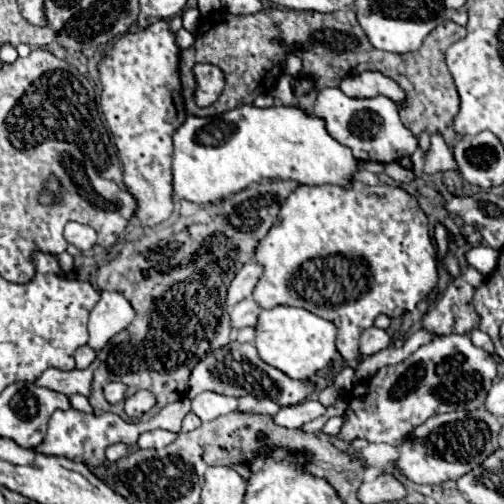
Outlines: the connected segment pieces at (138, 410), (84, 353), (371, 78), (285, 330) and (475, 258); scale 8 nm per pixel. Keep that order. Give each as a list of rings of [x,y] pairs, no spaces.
[[[141,390],[141,392],[137,392],[135,396],[127,398],[127,402],[125,402],[125,412],[127,412],[129,416],[133,416],[133,418],[139,418],[141,414],[149,412],[149,410],[153,408],[153,404],[155,404],[155,398],[153,398],[147,390]]]
[[[81,346],[75,350],[75,362],[77,368],[87,368],[95,360],[95,352],[89,346]]]
[[[363,72],[353,78],[349,76],[339,84],[339,88],[351,98],[373,98],[373,96],[383,94],[387,98],[393,98],[399,104],[405,102],[405,94],[403,94],[401,86],[395,80],[391,80],[379,72]]]
[[[273,306],[269,310],[261,310],[259,320],[255,324],[255,348],[259,358],[267,364],[279,368],[287,376],[295,380],[307,380],[317,370],[329,366],[337,348],[335,348],[335,326],[311,314],[309,310],[295,308],[295,306]]]
[[[473,246],[465,252],[467,264],[473,266],[483,276],[487,276],[487,274],[491,274],[491,270],[495,270],[497,258],[499,258],[499,252],[493,250],[491,246]]]

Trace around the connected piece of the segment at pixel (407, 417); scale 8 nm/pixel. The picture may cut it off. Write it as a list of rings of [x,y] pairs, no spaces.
[[[467,334],[435,336],[401,364],[381,368],[373,378],[357,384],[347,394],[345,424],[337,438],[345,442],[365,438],[367,442],[399,446],[415,426],[439,412],[479,408],[485,402],[495,376],[497,364],[493,356],[483,348],[473,346]]]

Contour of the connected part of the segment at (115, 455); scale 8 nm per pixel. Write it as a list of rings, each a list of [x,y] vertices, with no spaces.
[[[113,444],[113,446],[109,446],[109,448],[105,450],[105,458],[107,458],[109,462],[115,462],[115,460],[123,458],[127,452],[129,452],[129,448],[127,448],[125,444]]]

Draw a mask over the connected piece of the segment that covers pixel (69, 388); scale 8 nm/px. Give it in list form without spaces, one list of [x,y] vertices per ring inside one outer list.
[[[89,366],[87,370],[75,368],[75,370],[69,370],[69,372],[49,368],[37,380],[37,386],[63,392],[65,396],[73,396],[73,394],[91,396],[91,378],[93,378],[93,366]]]

